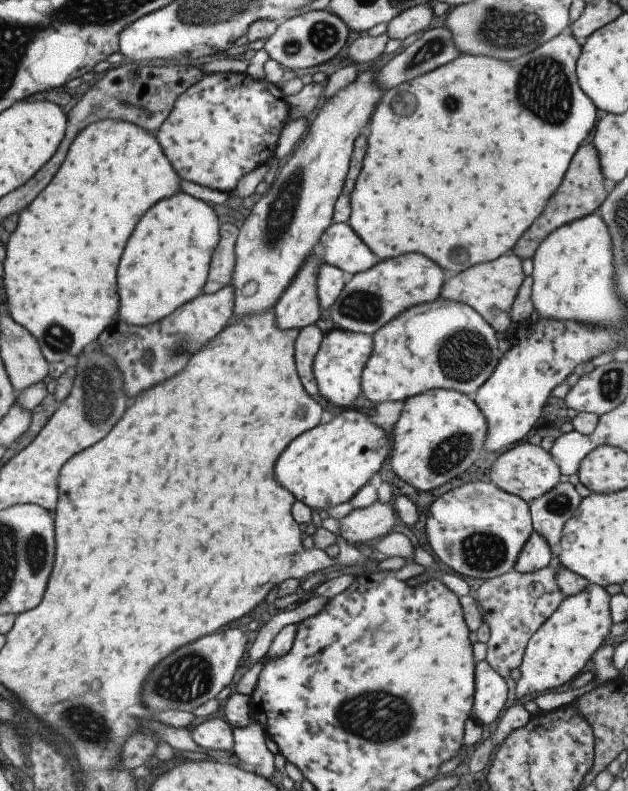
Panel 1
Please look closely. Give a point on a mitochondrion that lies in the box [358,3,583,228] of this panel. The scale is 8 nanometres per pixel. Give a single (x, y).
(543, 88)

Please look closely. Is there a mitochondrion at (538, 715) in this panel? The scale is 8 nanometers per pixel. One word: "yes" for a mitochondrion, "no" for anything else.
no

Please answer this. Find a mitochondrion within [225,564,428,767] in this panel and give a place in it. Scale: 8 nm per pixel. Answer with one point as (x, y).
(376, 716)

